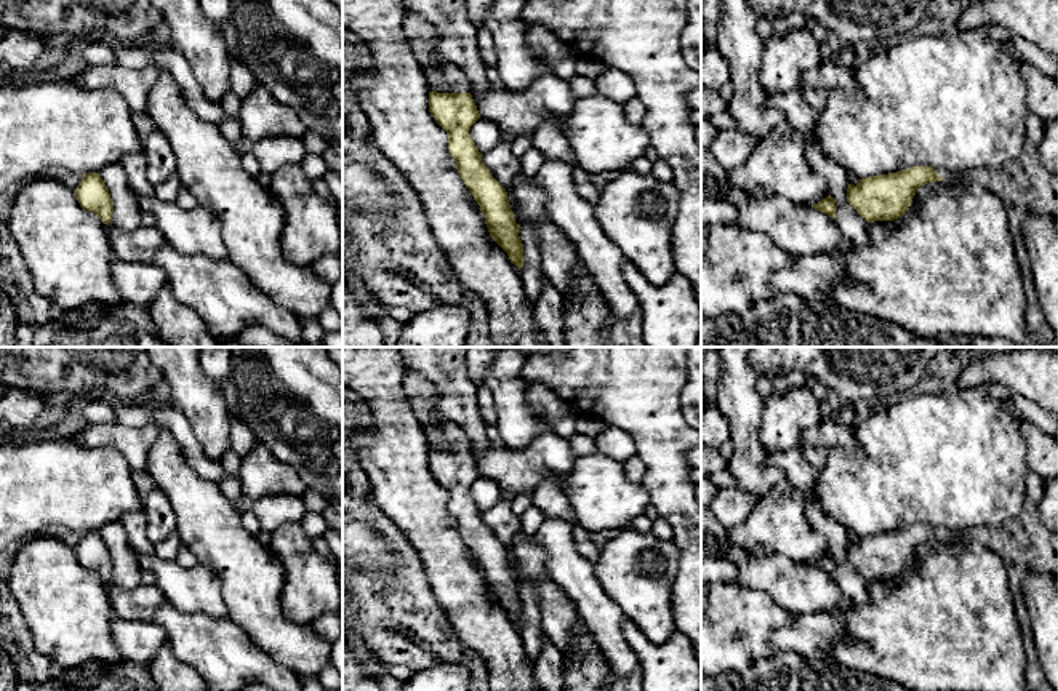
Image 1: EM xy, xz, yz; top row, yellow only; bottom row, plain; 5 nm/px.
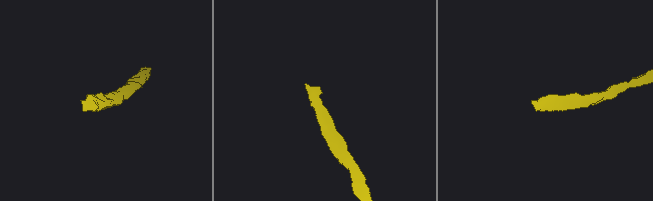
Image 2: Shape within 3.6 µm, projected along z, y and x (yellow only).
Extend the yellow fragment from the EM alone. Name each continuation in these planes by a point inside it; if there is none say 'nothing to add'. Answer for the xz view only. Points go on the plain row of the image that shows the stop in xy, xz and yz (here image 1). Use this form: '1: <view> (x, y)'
1: xz (452, 434)

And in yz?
nothing to add

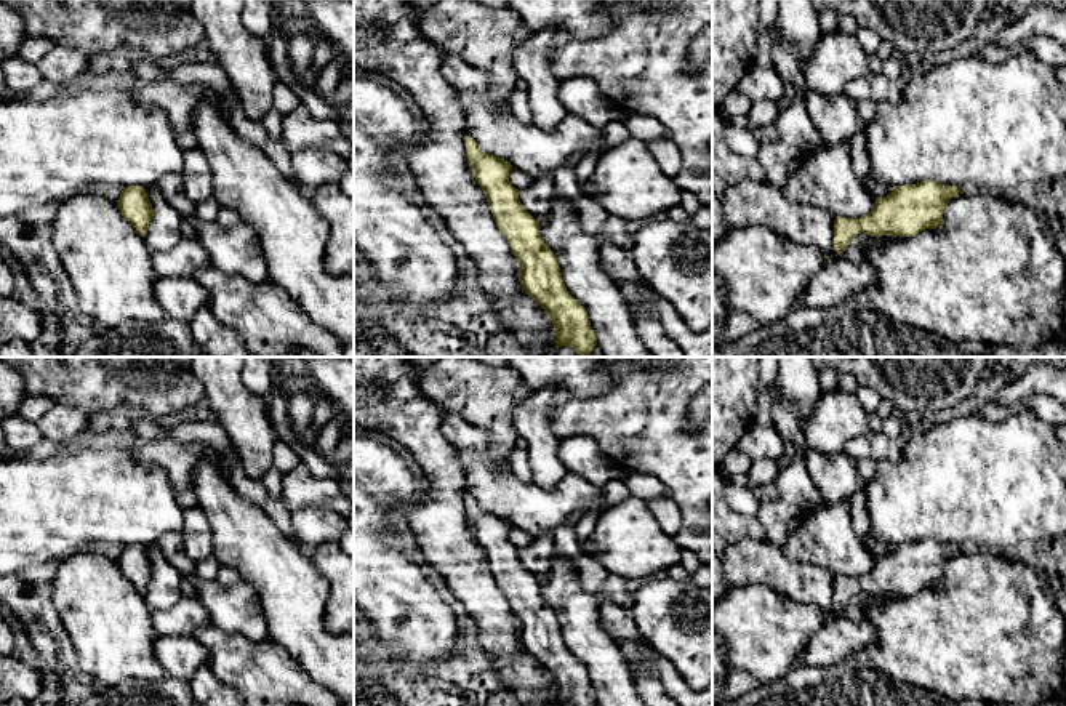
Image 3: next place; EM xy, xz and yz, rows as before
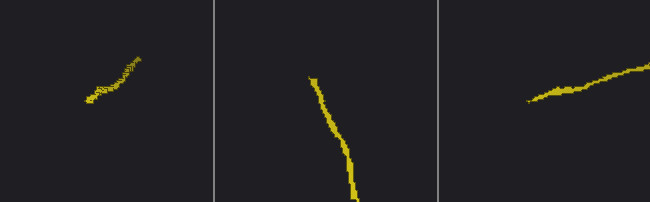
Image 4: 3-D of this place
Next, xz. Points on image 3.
nothing to add

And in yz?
nothing to add

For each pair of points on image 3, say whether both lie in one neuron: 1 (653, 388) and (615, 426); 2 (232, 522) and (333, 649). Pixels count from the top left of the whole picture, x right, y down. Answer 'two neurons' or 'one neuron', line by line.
1: one neuron
2: one neuron

